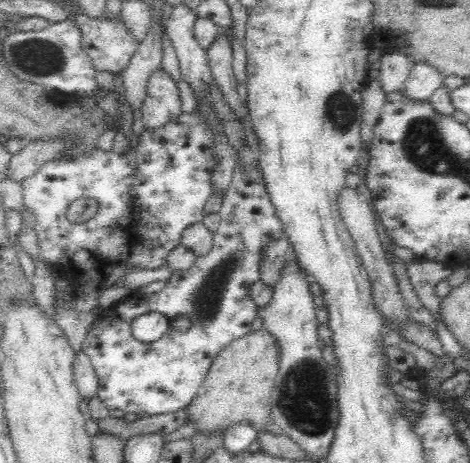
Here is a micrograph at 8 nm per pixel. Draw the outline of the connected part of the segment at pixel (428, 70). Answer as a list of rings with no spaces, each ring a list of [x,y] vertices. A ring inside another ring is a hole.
[[[416,61],[405,80],[404,90],[415,100],[429,100],[434,90],[443,85],[444,76],[426,61]]]

